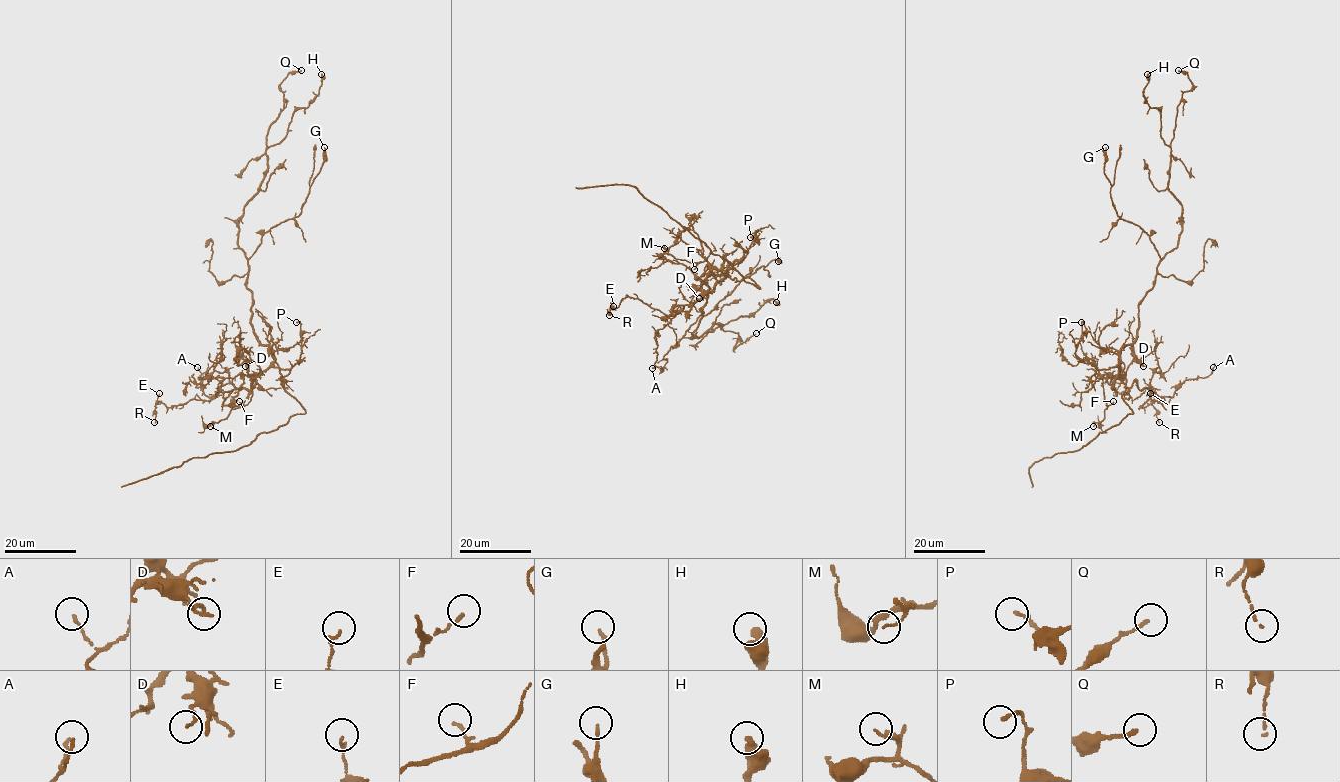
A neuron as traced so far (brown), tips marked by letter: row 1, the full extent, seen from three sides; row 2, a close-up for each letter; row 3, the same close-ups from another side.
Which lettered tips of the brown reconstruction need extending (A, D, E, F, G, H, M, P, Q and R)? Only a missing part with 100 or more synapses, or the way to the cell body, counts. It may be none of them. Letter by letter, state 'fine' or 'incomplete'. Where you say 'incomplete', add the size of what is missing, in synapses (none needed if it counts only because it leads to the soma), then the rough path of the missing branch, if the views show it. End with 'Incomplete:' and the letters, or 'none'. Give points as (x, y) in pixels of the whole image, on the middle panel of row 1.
A: fine
D: fine
E: fine
F: fine
G: fine
H: fine
M: fine
P: fine
Q: fine
R: fine
Incomplete: none

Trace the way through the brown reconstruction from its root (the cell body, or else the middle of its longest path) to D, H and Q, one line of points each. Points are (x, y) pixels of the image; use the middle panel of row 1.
D: (715, 288), (728, 275), (707, 277), (701, 282), (699, 298)
H: (715, 288), (705, 294), (693, 337), (714, 324), (722, 326), (748, 316), (772, 298), (776, 302)
Q: (715, 288), (705, 294), (692, 336), (721, 324), (724, 331), (738, 333), (735, 348), (756, 333)

